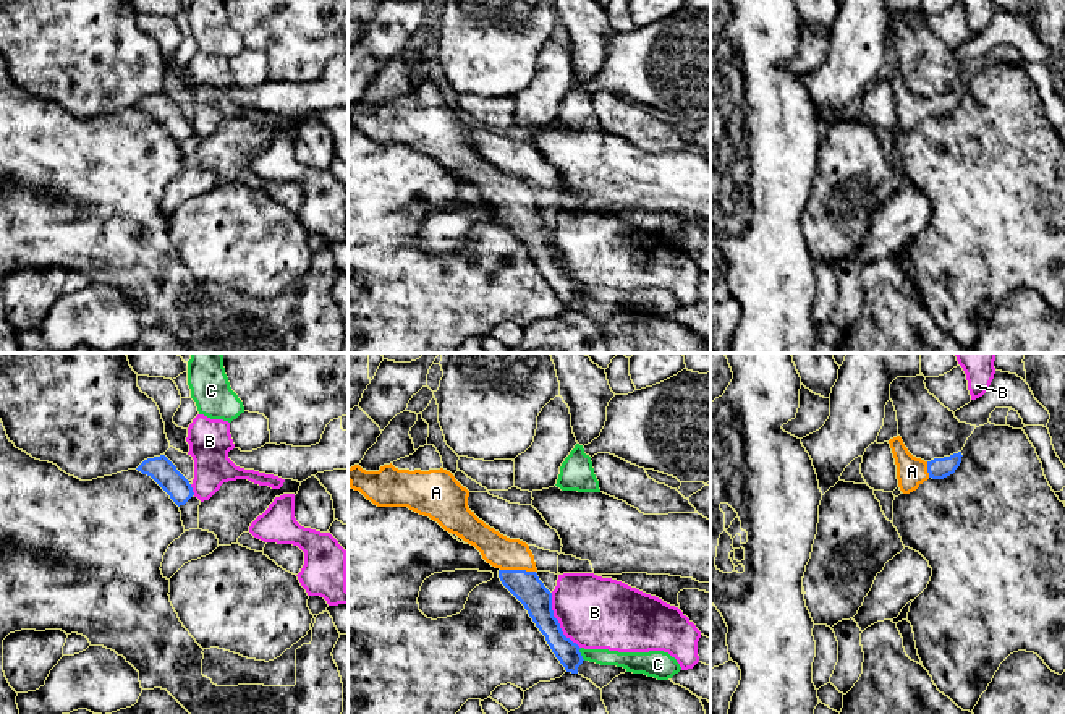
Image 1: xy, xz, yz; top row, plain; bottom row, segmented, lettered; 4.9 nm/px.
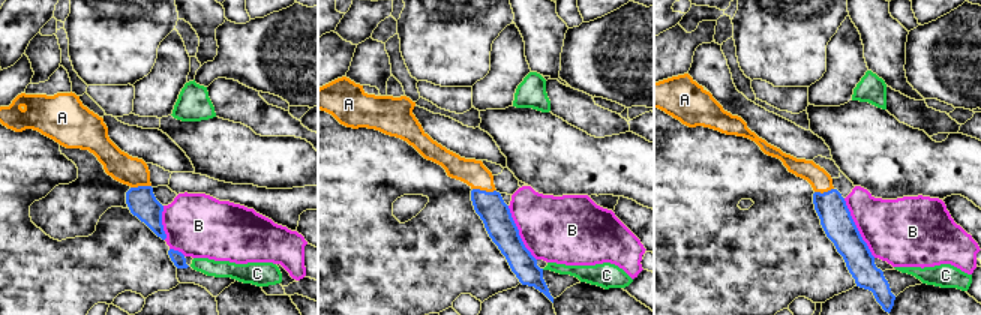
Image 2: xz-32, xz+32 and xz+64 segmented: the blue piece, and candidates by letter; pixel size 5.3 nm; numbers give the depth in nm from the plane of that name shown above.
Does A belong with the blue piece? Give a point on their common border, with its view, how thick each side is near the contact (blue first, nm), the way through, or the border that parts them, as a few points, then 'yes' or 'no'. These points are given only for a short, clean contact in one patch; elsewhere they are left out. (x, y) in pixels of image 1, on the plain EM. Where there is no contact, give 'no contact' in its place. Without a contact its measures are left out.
meets blue in xz at (518, 208); 150 nm thick on the blue side, 160 nm on the other; runs through xz (526, 224), (518, 208), (502, 190); yes

